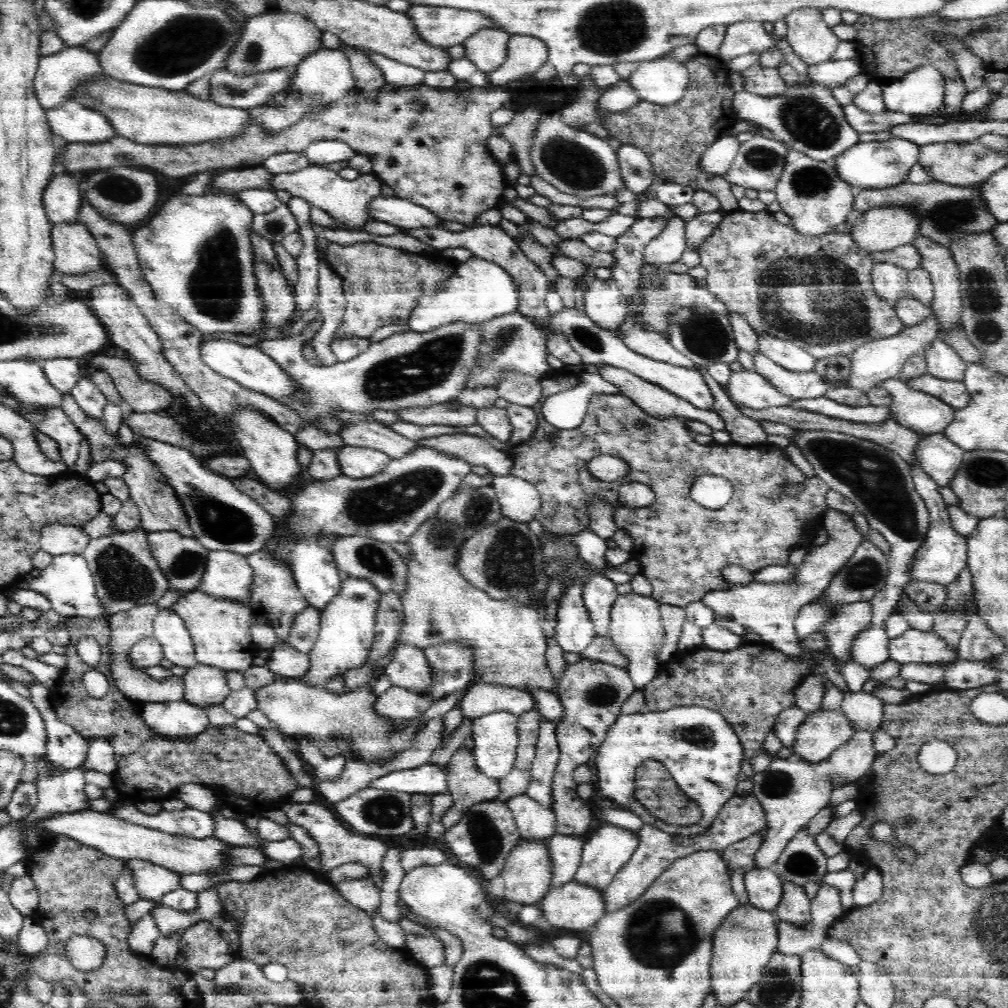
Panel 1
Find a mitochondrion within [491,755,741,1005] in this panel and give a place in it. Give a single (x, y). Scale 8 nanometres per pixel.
(660, 934)

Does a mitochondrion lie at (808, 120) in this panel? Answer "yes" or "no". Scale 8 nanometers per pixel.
yes

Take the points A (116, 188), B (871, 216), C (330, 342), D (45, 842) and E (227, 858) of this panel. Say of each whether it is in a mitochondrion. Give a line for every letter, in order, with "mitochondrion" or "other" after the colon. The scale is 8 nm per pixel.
A: mitochondrion
B: other
C: other
D: other
E: other

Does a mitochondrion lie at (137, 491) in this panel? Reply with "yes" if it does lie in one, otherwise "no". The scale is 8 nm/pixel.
no

